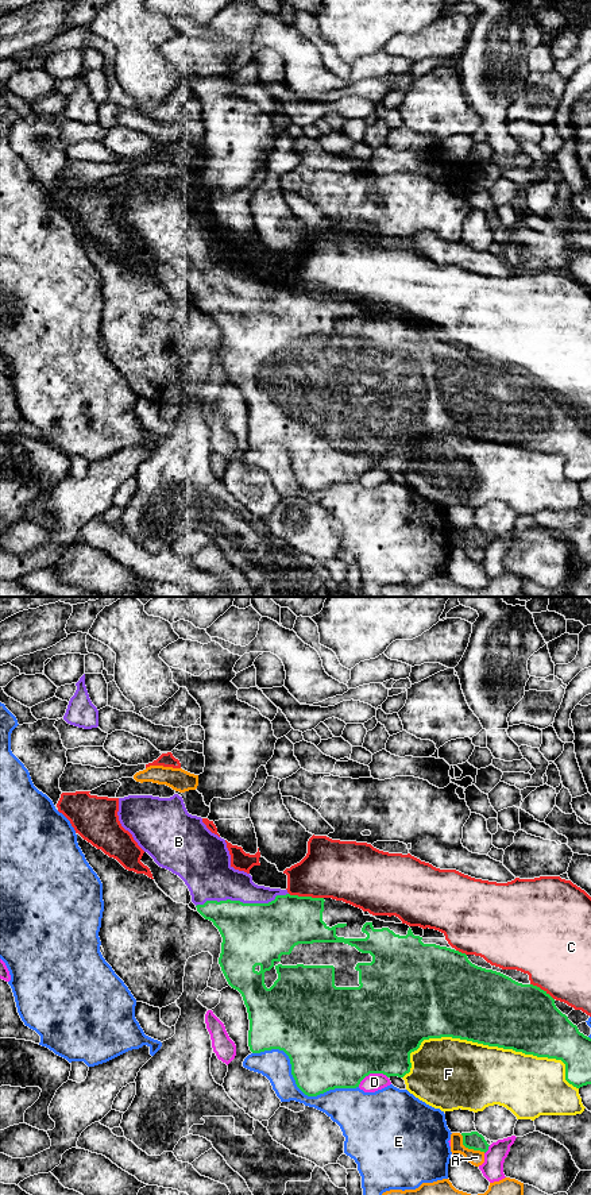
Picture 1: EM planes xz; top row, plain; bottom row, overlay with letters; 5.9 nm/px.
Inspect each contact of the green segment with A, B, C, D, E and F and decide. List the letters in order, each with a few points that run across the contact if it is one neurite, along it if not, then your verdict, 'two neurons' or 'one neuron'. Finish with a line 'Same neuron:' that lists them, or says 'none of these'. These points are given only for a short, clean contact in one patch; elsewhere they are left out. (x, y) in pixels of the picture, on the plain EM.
A: two neurons
B: one neuron
C: two neurons
D: two neurons
E: two neurons
F: two neurons
Same neuron: B

